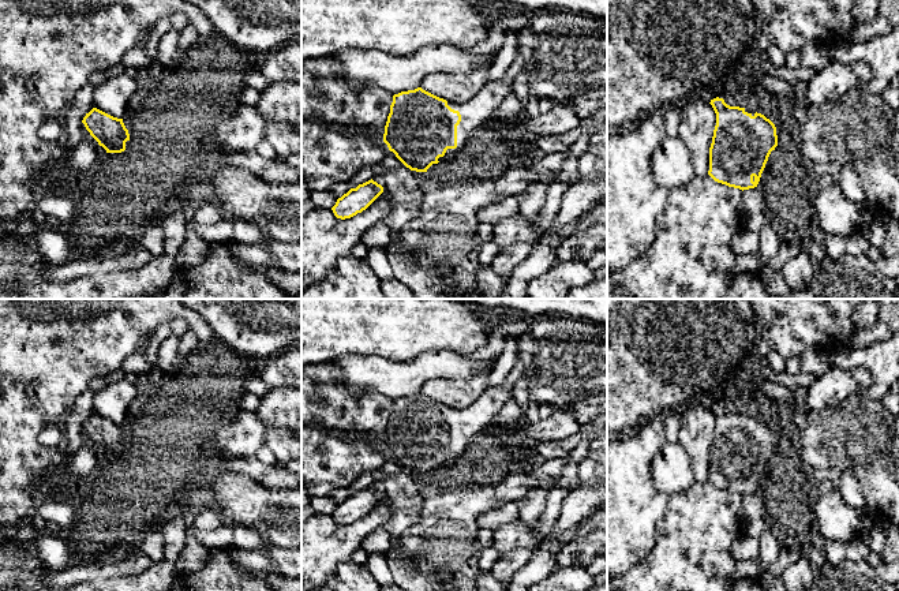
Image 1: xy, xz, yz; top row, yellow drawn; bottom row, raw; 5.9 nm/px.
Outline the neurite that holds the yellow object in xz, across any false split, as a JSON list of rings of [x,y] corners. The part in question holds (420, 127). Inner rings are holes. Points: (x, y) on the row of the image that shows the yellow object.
[[[506,78],[486,82],[467,102],[449,102],[422,87],[393,96],[383,142],[411,171],[427,172],[432,164],[454,154],[472,131],[512,93]]]

